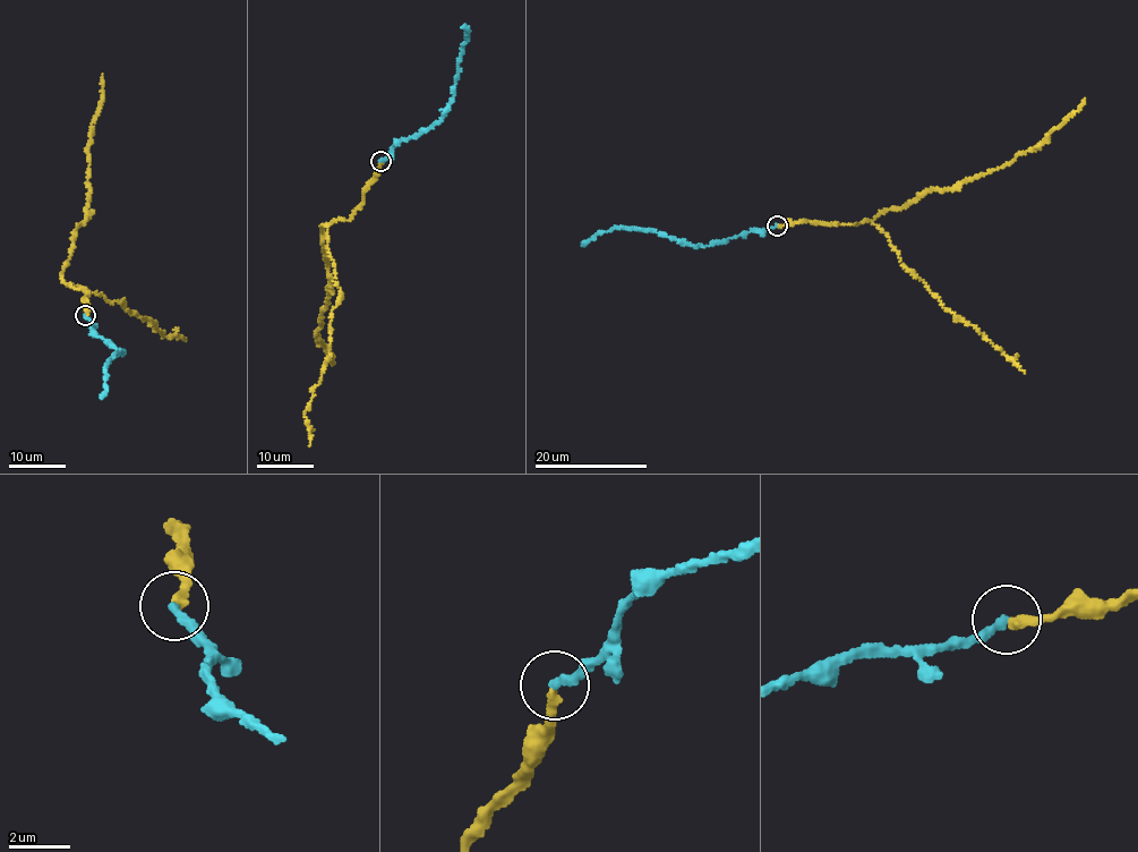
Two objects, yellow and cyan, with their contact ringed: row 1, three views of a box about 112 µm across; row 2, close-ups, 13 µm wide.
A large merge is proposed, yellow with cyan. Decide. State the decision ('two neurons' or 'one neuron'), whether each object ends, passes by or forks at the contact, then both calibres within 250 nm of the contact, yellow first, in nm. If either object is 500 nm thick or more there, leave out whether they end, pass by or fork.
one neuron; yellow ends there; cyan ends there; 340 nm thick on the yellow side, 320 nm on the other

